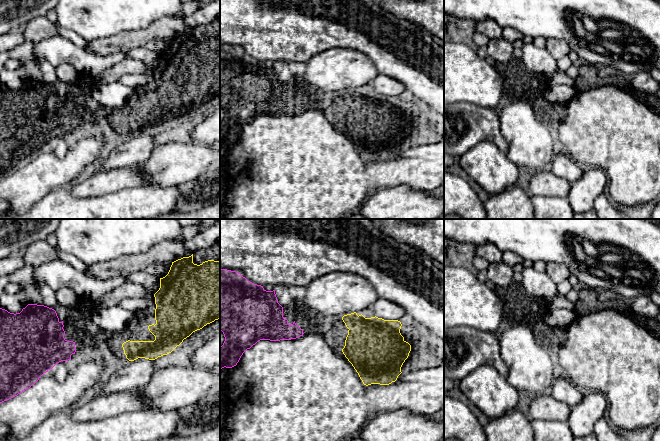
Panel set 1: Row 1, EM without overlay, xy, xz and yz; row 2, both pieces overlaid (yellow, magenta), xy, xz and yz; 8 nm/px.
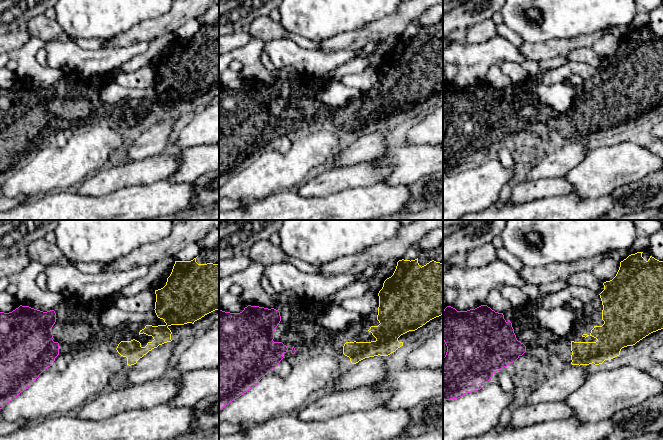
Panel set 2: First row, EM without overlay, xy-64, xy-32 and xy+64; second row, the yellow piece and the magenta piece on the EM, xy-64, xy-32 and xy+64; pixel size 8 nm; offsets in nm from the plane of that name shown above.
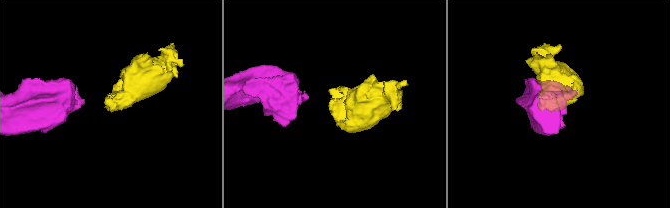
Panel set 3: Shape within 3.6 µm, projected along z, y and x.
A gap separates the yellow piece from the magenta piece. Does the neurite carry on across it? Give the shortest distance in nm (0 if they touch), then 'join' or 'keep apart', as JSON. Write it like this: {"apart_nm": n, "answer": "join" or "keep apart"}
{"apart_nm": 340, "answer": "join"}

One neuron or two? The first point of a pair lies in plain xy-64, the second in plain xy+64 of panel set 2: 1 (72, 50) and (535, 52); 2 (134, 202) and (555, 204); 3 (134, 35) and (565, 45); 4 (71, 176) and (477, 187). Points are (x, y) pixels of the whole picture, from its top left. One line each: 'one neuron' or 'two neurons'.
1: two neurons
2: one neuron
3: one neuron
4: one neuron

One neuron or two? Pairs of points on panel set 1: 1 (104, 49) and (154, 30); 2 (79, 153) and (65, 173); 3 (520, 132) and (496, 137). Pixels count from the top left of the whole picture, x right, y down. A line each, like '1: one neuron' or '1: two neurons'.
1: one neuron
2: one neuron
3: two neurons

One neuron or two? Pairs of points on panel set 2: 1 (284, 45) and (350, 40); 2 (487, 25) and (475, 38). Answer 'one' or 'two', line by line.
1: two
2: one

